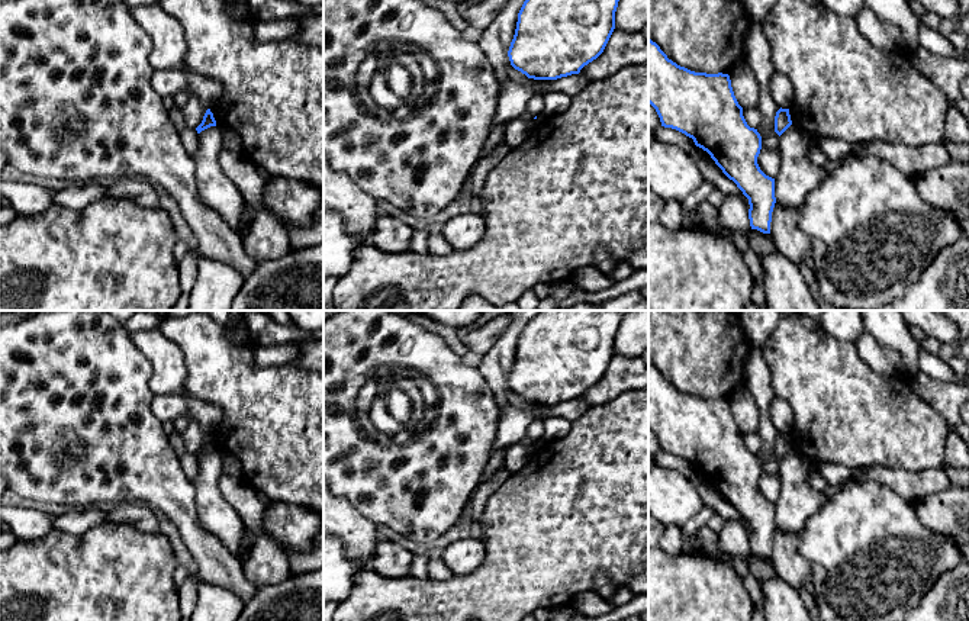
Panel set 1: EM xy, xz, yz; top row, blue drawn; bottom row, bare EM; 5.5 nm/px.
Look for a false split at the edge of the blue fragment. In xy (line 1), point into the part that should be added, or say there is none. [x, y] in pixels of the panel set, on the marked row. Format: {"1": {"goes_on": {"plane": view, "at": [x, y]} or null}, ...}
{"1": {"goes_on": null}}

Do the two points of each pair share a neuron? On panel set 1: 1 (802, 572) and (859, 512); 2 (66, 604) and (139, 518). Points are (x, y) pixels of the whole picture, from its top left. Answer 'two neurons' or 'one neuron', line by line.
1: two neurons
2: two neurons

